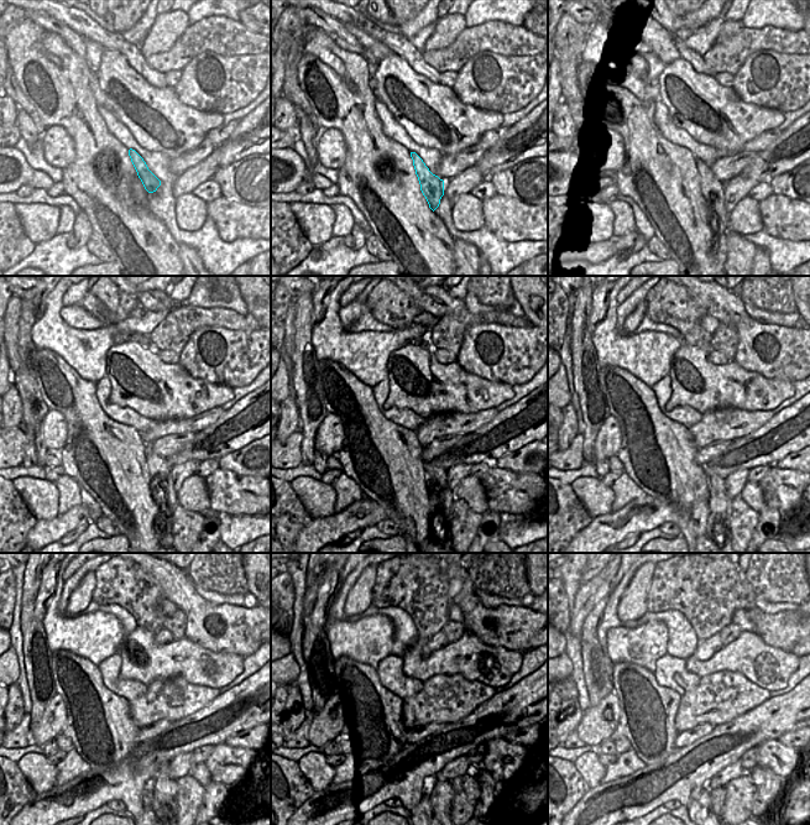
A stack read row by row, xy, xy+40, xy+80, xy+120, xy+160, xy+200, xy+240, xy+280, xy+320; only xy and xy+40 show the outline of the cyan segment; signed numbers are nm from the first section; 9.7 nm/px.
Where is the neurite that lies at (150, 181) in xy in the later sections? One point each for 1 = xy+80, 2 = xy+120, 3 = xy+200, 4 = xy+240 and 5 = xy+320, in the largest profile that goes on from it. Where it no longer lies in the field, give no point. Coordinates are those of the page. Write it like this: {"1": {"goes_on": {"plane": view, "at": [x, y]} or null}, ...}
{"1": {"goes_on": {"plane": "xy+80", "at": [712, 191]}}, "2": {"goes_on": {"plane": "xy+120", "at": [160, 480]}}, "3": {"goes_on": {"plane": "xy+200", "at": [719, 504]}}, "4": {"goes_on": {"plane": "xy+240", "at": [163, 804]}}, "5": {"goes_on": {"plane": "xy+320", "at": [717, 797]}}}

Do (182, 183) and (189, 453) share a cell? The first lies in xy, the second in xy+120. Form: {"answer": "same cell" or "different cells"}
{"answer": "different cells"}

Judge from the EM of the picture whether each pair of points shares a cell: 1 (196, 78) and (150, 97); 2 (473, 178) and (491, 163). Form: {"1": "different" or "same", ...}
{"1": "different", "2": "different"}

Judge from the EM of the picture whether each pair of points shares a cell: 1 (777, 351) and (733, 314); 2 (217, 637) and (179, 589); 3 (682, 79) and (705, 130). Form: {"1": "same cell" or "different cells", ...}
{"1": "same cell", "2": "same cell", "3": "same cell"}

